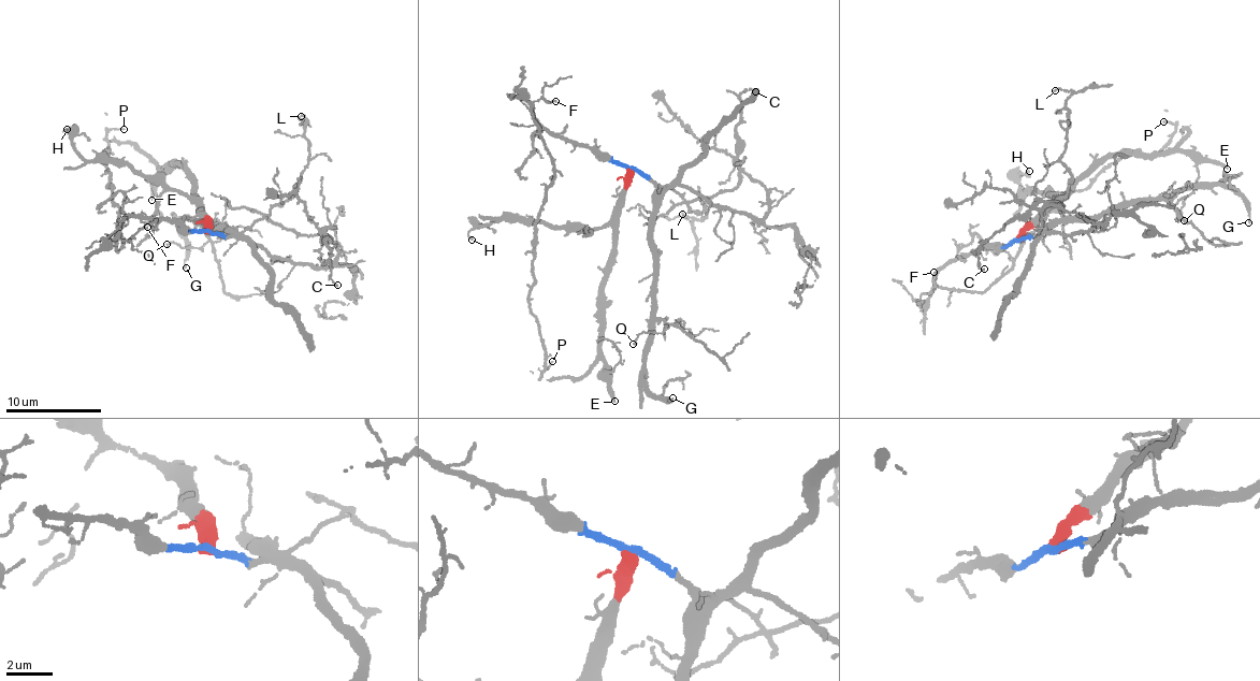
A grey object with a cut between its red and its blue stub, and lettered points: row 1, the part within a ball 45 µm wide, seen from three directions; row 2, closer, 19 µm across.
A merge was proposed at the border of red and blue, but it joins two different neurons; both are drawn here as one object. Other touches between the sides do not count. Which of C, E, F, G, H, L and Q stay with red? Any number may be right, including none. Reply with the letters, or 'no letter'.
E, H

